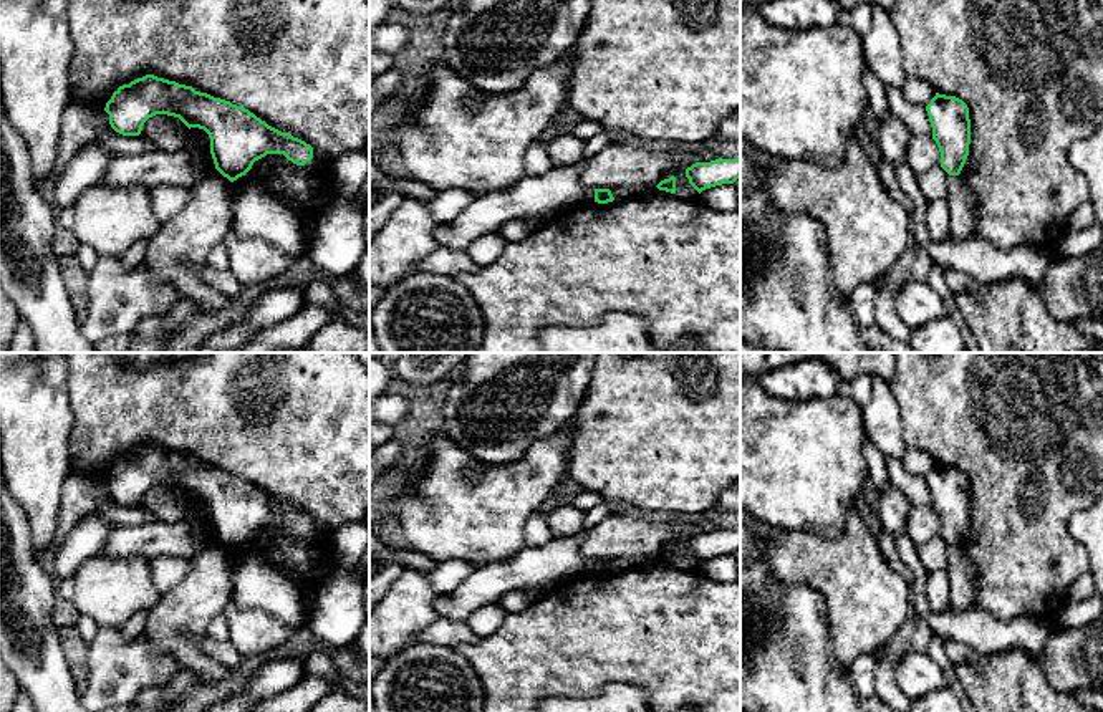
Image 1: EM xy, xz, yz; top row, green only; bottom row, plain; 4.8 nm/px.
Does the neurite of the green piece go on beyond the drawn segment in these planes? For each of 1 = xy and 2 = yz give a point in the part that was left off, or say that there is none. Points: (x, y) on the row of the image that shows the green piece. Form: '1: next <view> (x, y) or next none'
1: next none
2: next none

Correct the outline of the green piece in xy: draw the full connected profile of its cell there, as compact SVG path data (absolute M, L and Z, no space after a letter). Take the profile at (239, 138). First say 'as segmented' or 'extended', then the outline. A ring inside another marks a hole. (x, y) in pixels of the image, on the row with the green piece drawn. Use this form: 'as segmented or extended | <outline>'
as segmented | M146 75L119 86L106 103L104 111L109 114L111 127L123 136L139 136L144 123L156 114L179 118L189 129L204 129L210 137L210 154L215 169L230 182L245 176L253 162L267 154L283 154L296 166L305 166L313 159L310 144L293 137L290 132L268 126L248 109L154 75Z

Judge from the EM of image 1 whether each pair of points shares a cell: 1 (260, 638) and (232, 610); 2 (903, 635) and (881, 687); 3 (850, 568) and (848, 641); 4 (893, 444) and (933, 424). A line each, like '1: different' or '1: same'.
1: same
2: same
3: same
4: different

